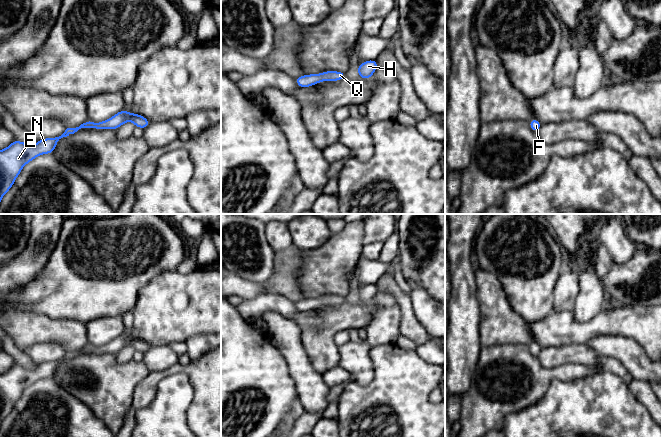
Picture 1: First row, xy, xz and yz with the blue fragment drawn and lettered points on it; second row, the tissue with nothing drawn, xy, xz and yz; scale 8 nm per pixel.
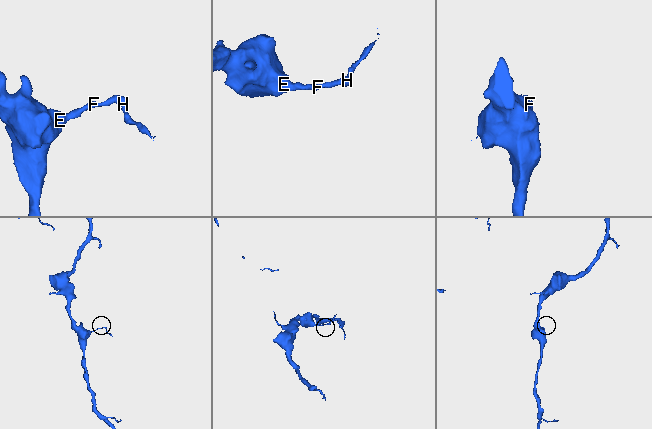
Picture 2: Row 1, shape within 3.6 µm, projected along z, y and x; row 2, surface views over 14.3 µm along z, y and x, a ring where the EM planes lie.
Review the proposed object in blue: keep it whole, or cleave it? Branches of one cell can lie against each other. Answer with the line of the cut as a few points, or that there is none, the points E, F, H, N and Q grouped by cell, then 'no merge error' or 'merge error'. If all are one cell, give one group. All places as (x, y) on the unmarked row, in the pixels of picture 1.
no cut; E F H N Q; no merge error

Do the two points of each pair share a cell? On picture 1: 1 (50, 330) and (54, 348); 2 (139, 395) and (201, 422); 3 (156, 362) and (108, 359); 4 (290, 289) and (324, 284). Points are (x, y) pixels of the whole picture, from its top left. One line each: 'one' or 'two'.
1: two
2: one
3: two
4: two

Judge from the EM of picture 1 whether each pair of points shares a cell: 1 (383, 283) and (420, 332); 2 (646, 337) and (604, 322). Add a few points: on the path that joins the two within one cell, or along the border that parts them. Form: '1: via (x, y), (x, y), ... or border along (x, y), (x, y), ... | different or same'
1: via (396, 292), (405, 302), (409, 319) | same
2: via (636, 327), (631, 322), (614, 322) | same

